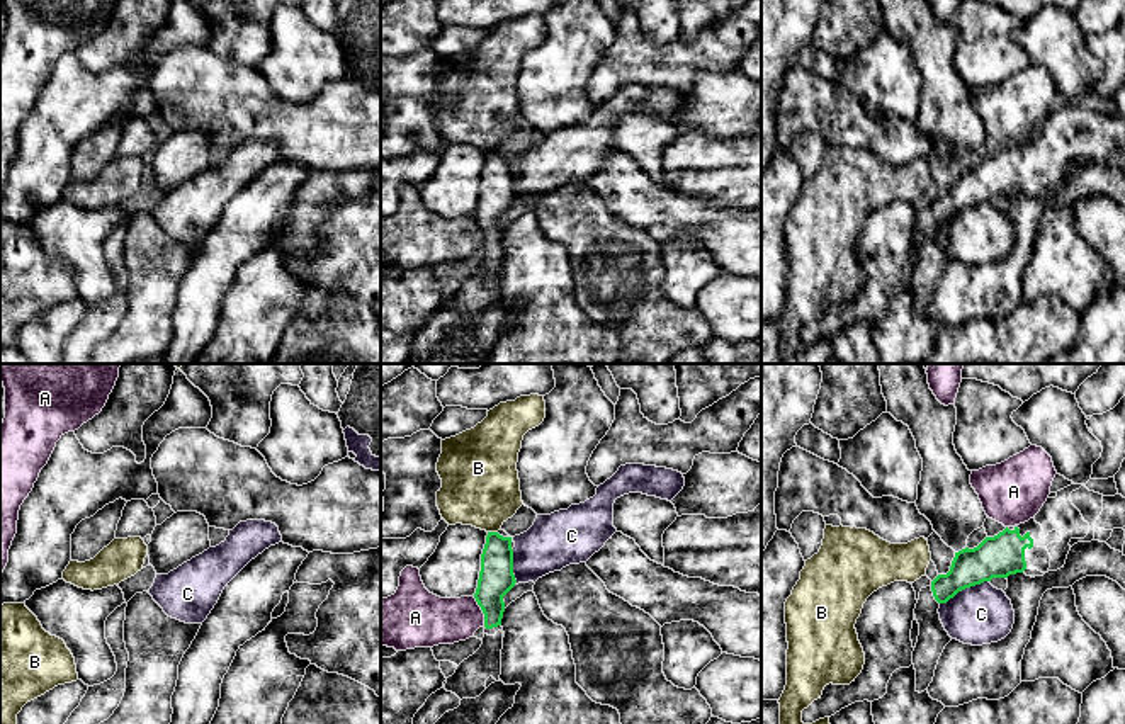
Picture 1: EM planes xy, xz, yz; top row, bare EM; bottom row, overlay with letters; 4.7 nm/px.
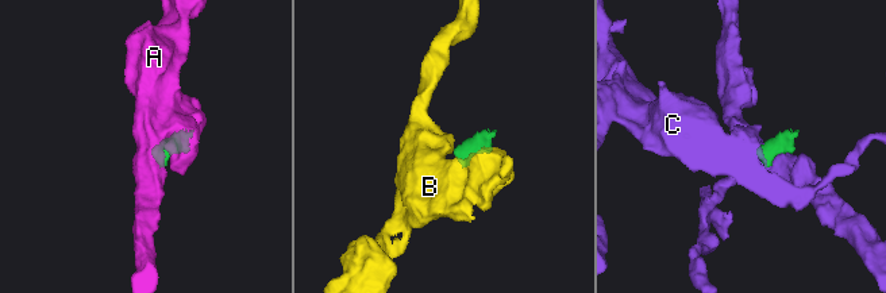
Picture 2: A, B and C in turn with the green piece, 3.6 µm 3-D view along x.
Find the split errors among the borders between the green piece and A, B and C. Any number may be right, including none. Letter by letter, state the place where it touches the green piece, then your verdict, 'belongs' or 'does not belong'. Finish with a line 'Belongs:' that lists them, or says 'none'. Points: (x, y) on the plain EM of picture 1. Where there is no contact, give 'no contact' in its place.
A: xz (481, 228) | does not belong
B: xz (493, 152) | does not belong
C: yz (964, 208) | does not belong
Belongs: none

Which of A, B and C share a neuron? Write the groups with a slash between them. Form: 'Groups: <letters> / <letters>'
Groups: A / B / C

